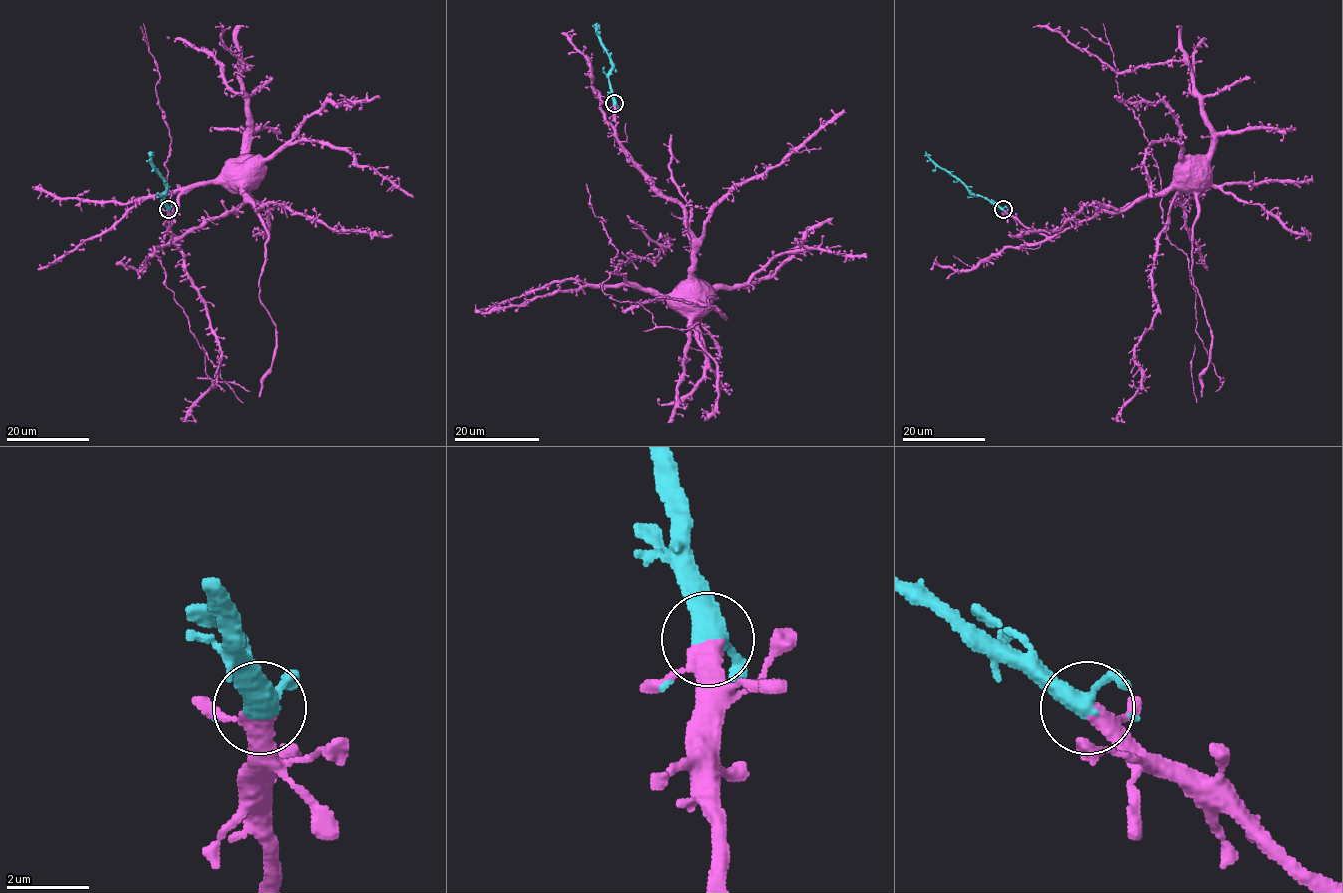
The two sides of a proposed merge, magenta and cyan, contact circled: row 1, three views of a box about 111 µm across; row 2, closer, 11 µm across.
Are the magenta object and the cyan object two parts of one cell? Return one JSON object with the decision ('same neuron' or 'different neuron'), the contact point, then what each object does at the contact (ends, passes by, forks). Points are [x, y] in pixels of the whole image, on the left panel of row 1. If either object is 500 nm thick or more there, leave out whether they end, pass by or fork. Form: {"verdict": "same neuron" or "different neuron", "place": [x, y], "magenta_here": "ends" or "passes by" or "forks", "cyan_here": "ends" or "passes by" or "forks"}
{"verdict": "same neuron", "place": [168, 209], "magenta_here": "passes by", "cyan_here": "forks"}

